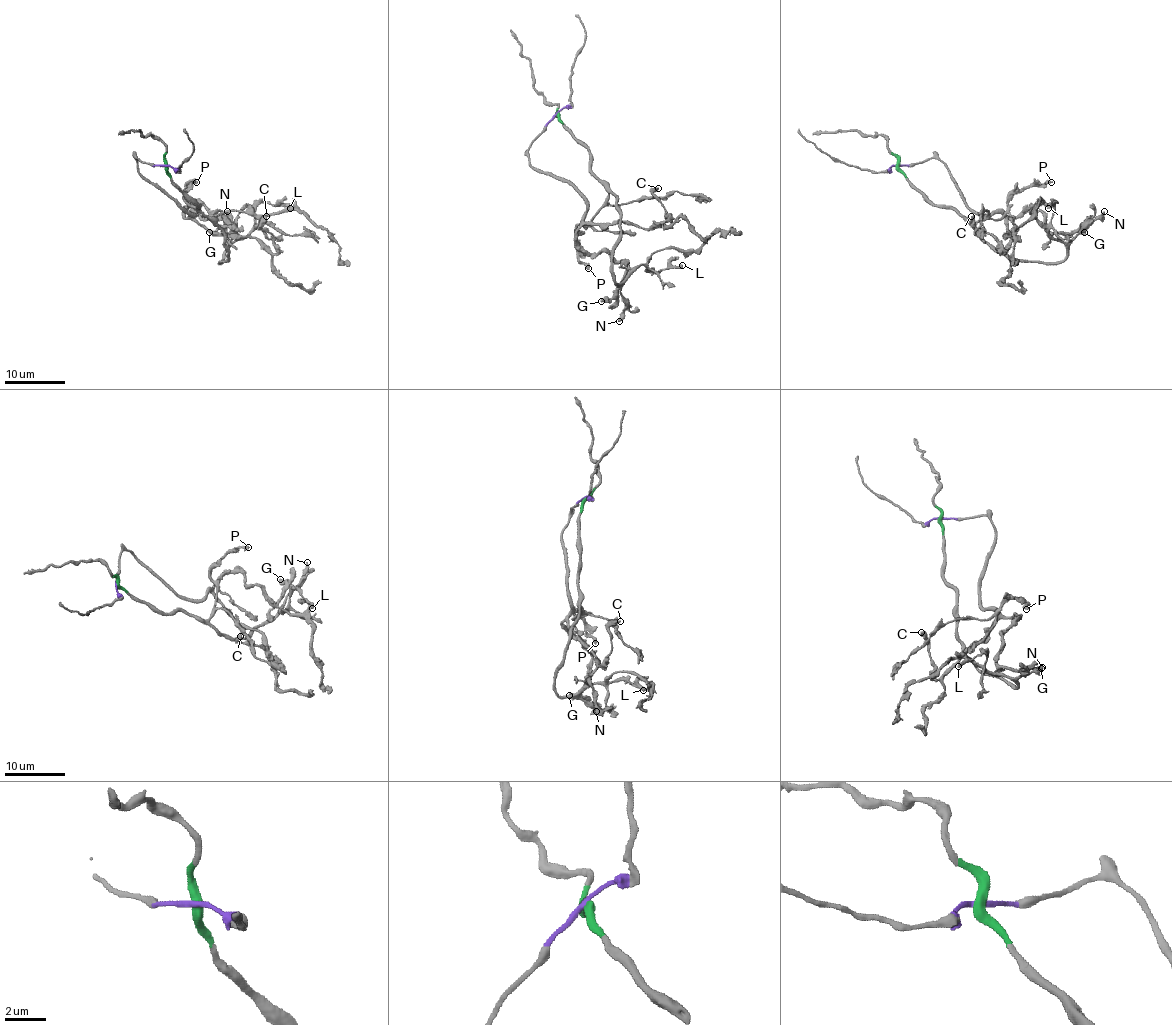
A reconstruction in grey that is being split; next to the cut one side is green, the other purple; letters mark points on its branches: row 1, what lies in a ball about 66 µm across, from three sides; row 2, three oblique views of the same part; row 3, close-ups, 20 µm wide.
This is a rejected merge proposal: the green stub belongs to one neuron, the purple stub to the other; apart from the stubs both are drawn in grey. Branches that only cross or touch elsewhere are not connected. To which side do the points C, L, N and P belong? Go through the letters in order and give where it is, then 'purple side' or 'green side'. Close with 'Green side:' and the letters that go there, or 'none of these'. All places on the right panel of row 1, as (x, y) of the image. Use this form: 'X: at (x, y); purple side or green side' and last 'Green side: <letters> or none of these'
C: at (971, 216); purple side
L: at (1048, 208); green side
N: at (1104, 211); green side
P: at (1051, 182); green side
Green side: L, N, P

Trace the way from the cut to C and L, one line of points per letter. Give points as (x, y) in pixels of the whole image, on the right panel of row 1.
C: (896, 166), (938, 158), (970, 208), (1005, 216), (1011, 244), (1003, 253), (993, 237), (976, 228), (971, 216)
L: (896, 166), (932, 204), (952, 207), (1014, 258), (1060, 262), (1067, 255), (1047, 231), (1054, 202), (1048, 208)

